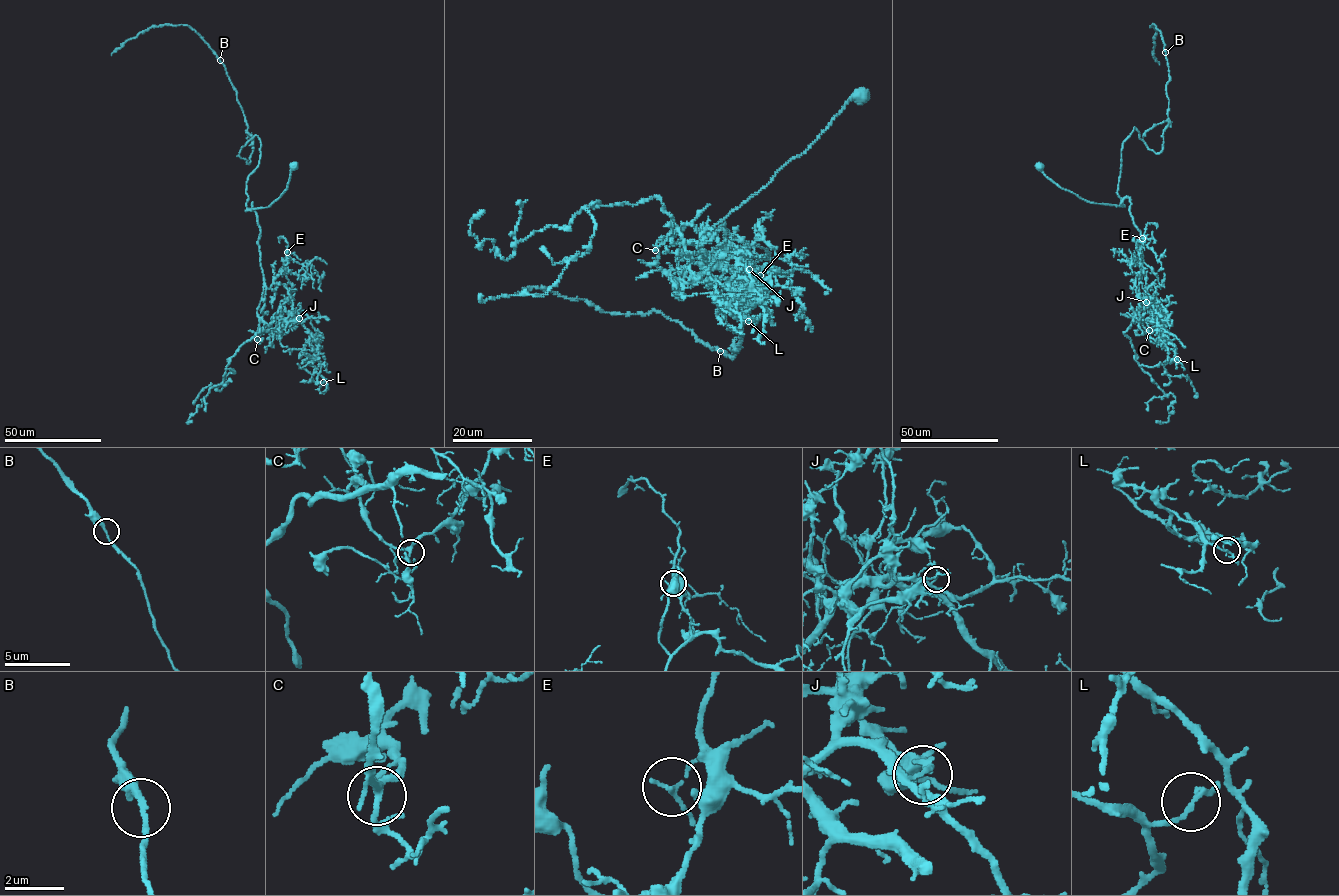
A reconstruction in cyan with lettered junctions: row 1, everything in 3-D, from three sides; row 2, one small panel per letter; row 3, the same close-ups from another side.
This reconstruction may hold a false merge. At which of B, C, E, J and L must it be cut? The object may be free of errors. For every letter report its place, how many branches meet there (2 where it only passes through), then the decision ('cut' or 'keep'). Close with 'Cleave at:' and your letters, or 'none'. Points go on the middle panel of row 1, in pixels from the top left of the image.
B: place (720, 351); branches 2; keep
C: place (655, 250); branches 3; keep
E: place (760, 275); branches 2; keep
J: place (749, 269); branches 3; cut
L: place (748, 321); branches 3; keep
Cleave at: J

